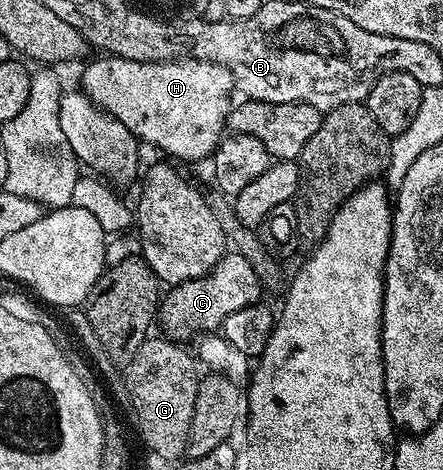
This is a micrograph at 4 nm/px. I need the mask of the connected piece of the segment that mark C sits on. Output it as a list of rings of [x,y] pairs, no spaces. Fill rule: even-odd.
[[[237,252],[223,254],[210,273],[196,280],[188,280],[179,286],[169,287],[170,295],[163,297],[160,302],[161,333],[167,339],[184,340],[195,336],[205,336],[217,331],[232,316],[232,312],[240,312],[240,308],[253,306],[264,294],[261,280],[253,271],[252,264]]]

